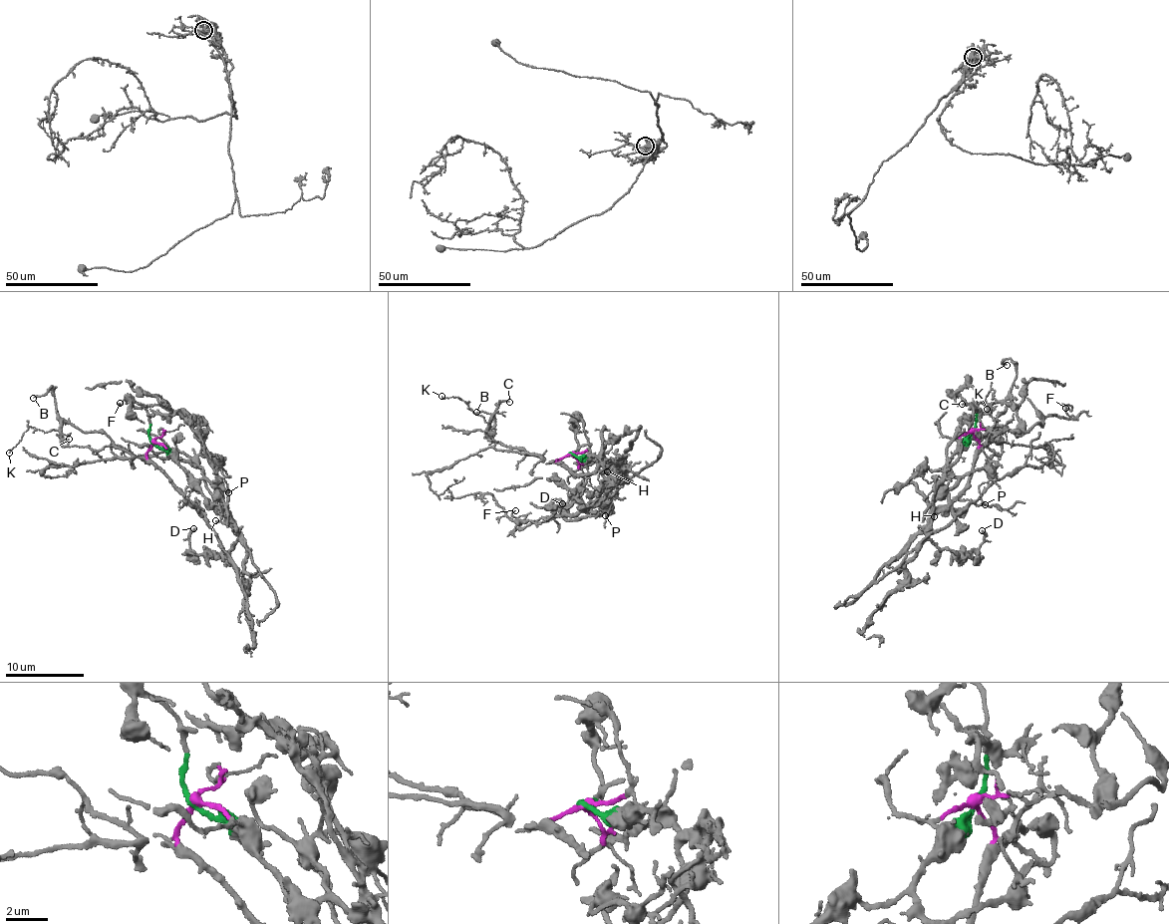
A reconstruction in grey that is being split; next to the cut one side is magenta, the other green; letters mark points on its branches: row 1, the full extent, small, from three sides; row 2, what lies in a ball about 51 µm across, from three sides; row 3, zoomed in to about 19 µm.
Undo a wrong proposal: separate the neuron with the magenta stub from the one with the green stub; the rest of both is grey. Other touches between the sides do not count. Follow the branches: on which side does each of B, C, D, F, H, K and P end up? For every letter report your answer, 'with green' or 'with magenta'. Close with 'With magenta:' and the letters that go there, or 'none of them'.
B: with magenta
C: with magenta
D: with green
F: with green
H: with green
K: with magenta
P: with green
With magenta: B, C, K

